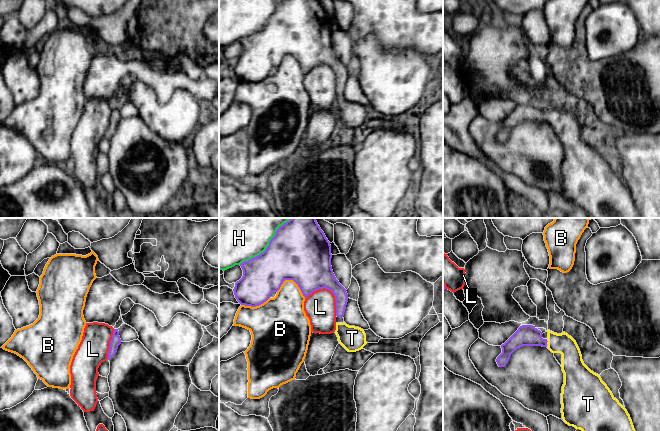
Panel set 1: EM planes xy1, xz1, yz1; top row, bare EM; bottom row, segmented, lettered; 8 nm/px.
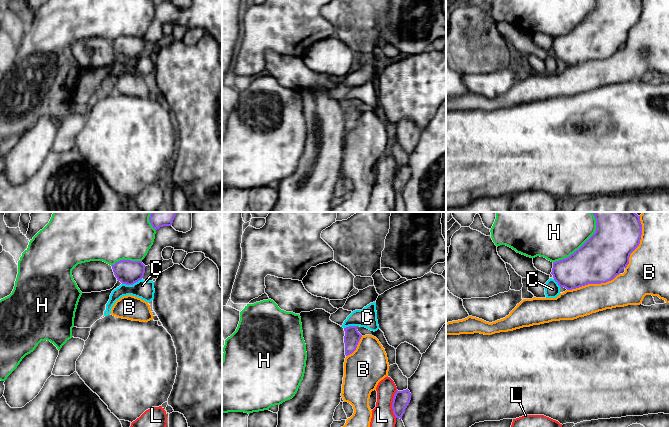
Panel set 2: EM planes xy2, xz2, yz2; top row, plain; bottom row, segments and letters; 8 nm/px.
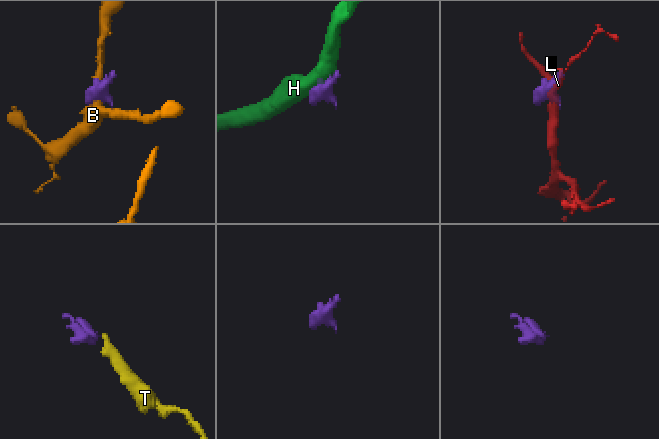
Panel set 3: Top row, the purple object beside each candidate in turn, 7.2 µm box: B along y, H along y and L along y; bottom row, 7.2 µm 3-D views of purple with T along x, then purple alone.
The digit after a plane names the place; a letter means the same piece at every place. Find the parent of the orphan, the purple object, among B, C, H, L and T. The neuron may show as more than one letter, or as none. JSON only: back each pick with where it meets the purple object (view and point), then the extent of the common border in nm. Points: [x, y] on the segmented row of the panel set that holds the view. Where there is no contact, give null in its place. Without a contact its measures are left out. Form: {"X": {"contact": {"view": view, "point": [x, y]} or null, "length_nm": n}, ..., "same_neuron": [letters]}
{"T": {"contact": {"view": "yz1", "point": [547, 341]}, "length_nm": 40}, "same_neuron": ["T"]}

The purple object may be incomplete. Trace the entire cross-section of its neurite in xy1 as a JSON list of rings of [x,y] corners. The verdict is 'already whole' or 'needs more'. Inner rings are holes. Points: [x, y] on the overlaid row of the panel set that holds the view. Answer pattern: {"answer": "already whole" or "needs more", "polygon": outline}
{"answer": "already whole", "polygon": [[[114,329],[112,339],[110,341],[110,348],[108,351],[108,359],[107,360],[109,360],[110,357],[113,357],[116,354],[118,346],[121,344],[121,342],[122,341],[120,339],[118,329]]]}

